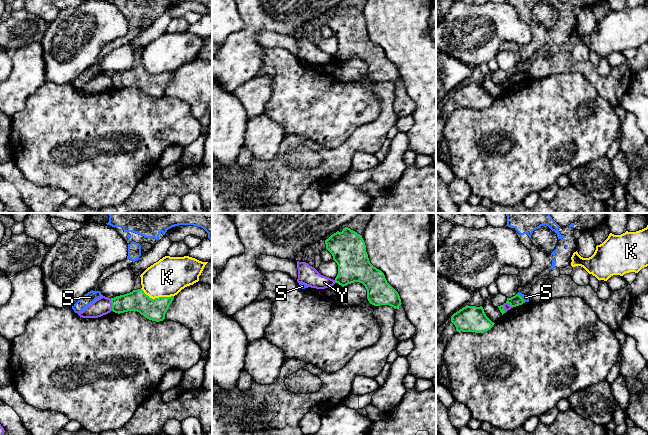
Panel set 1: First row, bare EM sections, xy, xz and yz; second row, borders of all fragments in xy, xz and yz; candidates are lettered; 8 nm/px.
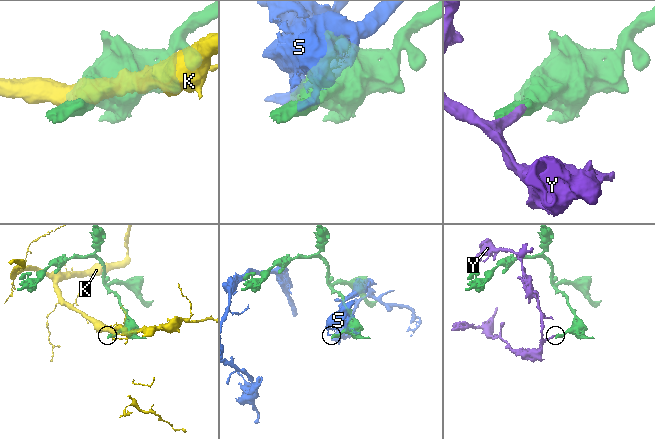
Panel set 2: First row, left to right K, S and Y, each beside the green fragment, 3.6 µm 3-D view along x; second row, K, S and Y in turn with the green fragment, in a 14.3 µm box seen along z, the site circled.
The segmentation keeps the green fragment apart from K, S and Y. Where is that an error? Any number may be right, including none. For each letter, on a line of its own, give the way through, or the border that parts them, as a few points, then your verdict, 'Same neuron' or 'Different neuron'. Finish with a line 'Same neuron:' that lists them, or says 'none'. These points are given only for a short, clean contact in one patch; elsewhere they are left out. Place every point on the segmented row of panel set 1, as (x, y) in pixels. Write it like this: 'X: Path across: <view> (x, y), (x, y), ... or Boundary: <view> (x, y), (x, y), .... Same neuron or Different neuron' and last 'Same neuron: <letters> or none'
K: Different neuron
S: Different neuron
Y: Boundary: xy (110, 299), (112, 310). Different neuron
Same neuron: none

